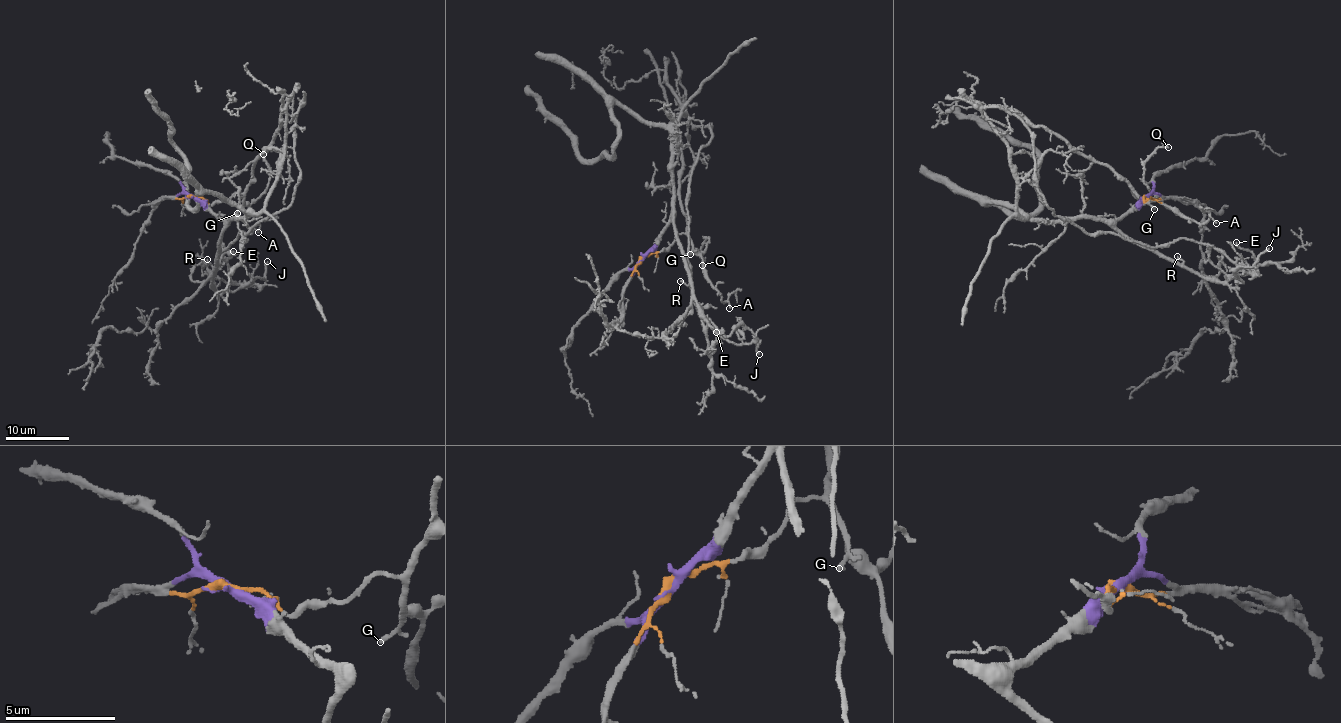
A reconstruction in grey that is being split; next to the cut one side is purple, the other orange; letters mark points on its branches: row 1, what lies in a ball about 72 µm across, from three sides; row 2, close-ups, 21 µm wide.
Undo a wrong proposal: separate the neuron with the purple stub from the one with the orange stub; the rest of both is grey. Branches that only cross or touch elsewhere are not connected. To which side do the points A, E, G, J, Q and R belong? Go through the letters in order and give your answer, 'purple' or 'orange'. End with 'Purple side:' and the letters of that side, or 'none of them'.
A: orange
E: purple
G: orange
J: purple
Q: orange
R: purple
Purple side: E, J, R

